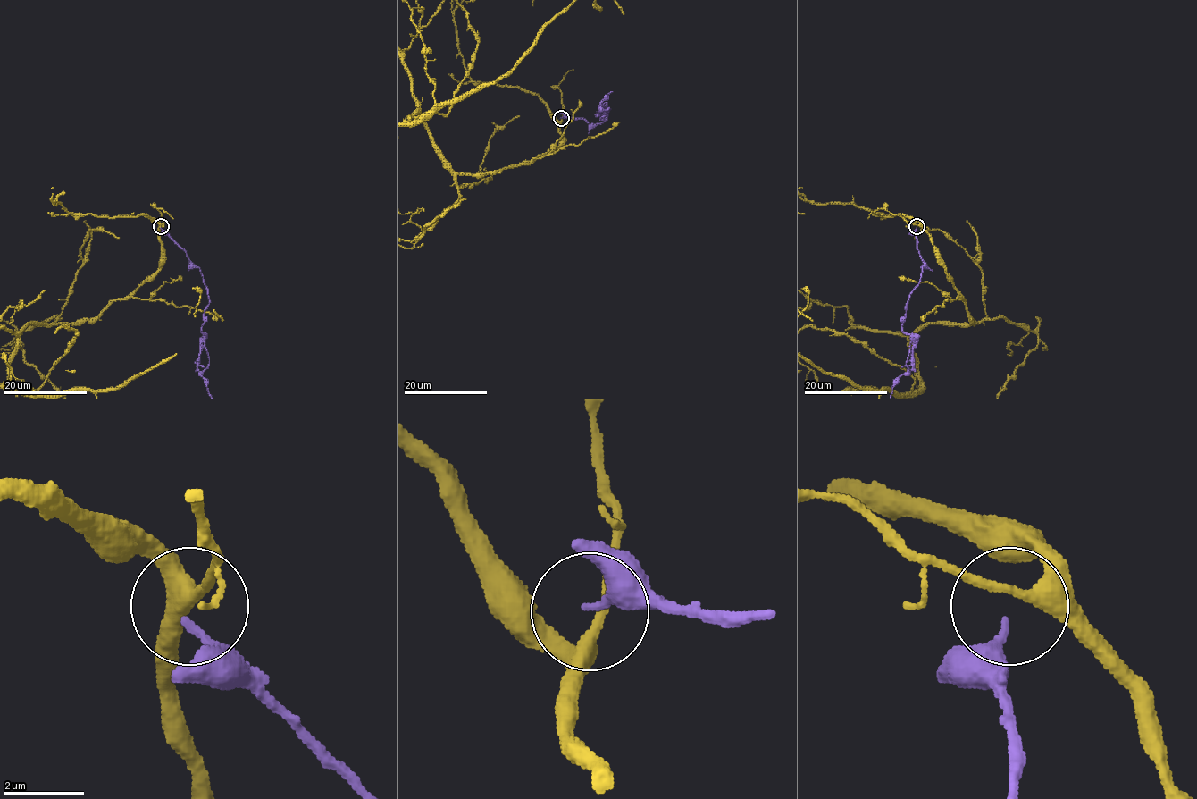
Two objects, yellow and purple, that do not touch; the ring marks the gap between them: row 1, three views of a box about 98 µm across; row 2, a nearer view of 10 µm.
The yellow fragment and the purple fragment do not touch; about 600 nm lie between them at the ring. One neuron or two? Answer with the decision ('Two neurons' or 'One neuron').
Two neurons

